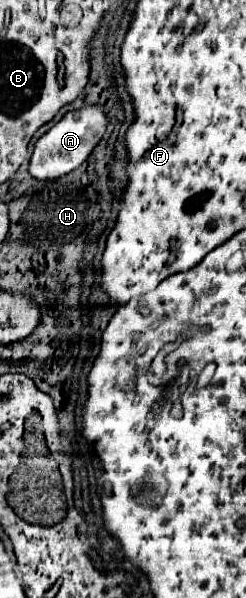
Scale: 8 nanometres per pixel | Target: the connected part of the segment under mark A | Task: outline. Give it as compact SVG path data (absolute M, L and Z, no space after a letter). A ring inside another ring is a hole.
M83 107L79 111L65 113L59 123L55 123L45 135L37 139L29 161L31 177L39 181L53 181L79 167L103 137L105 125L107 125L107 115L101 107Z

